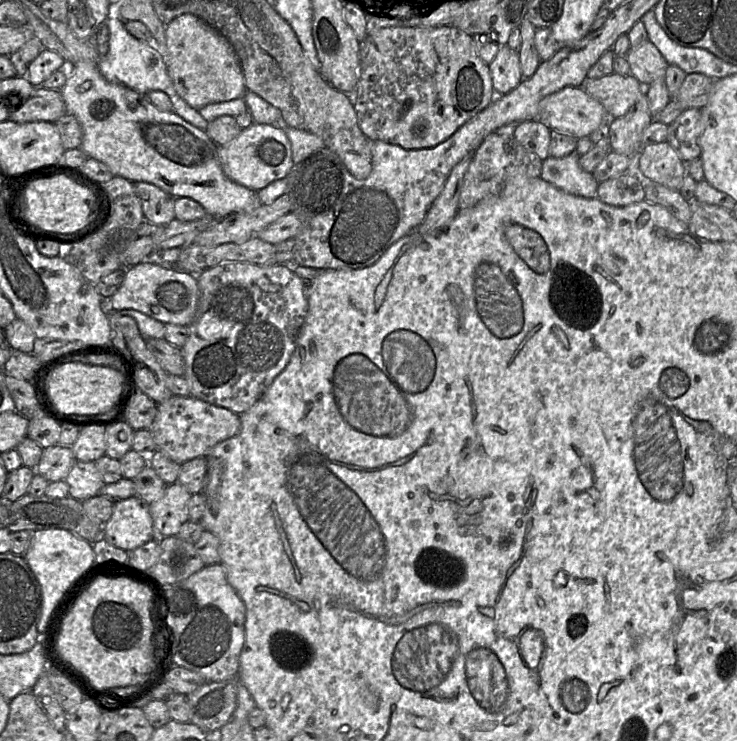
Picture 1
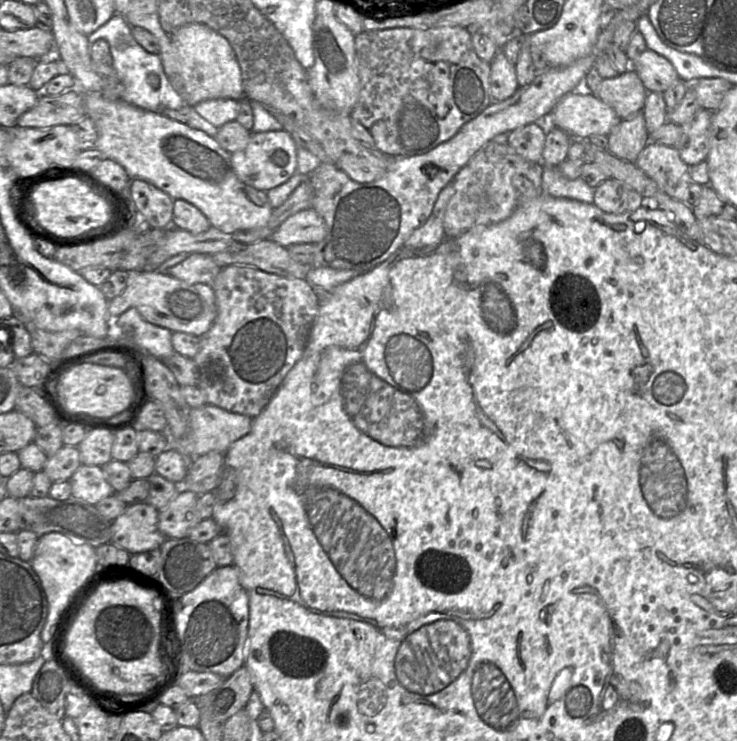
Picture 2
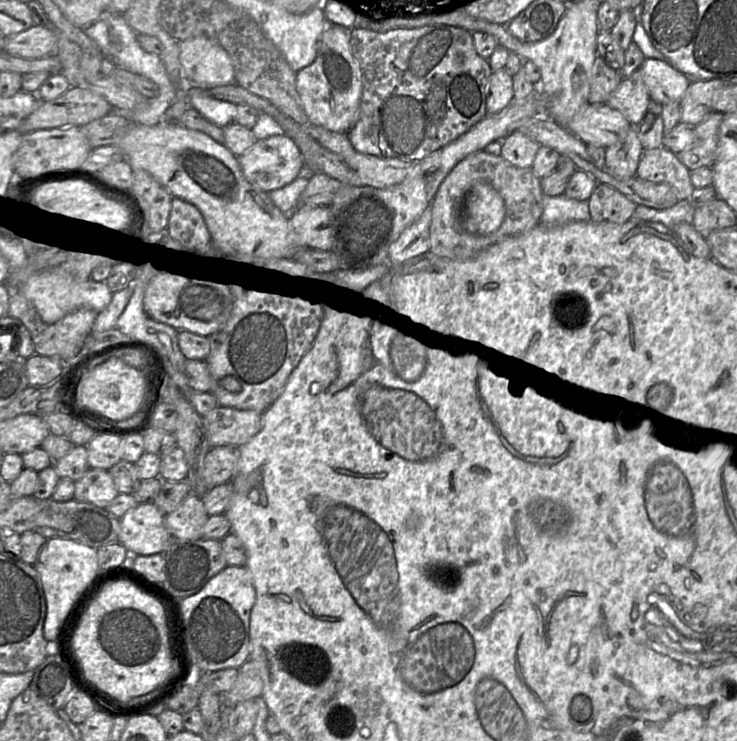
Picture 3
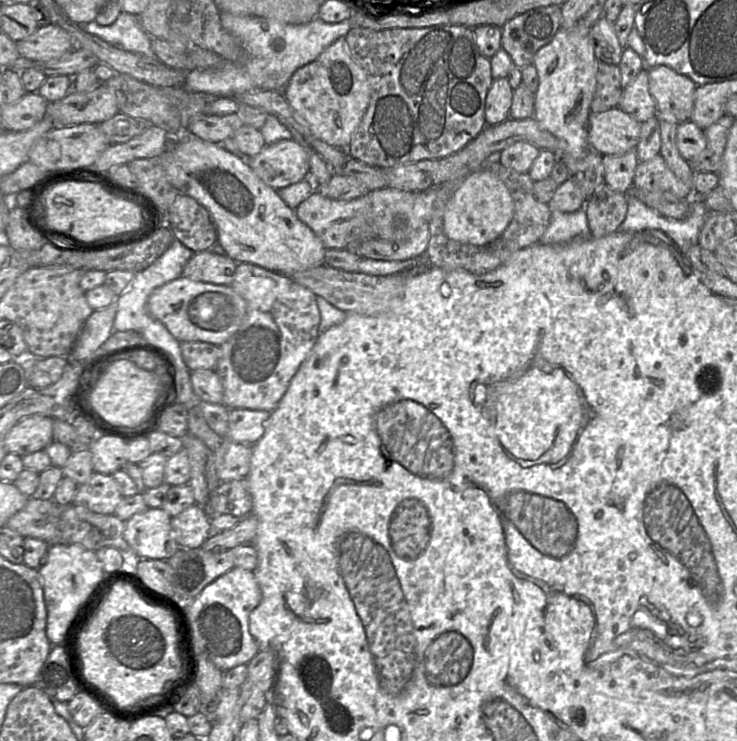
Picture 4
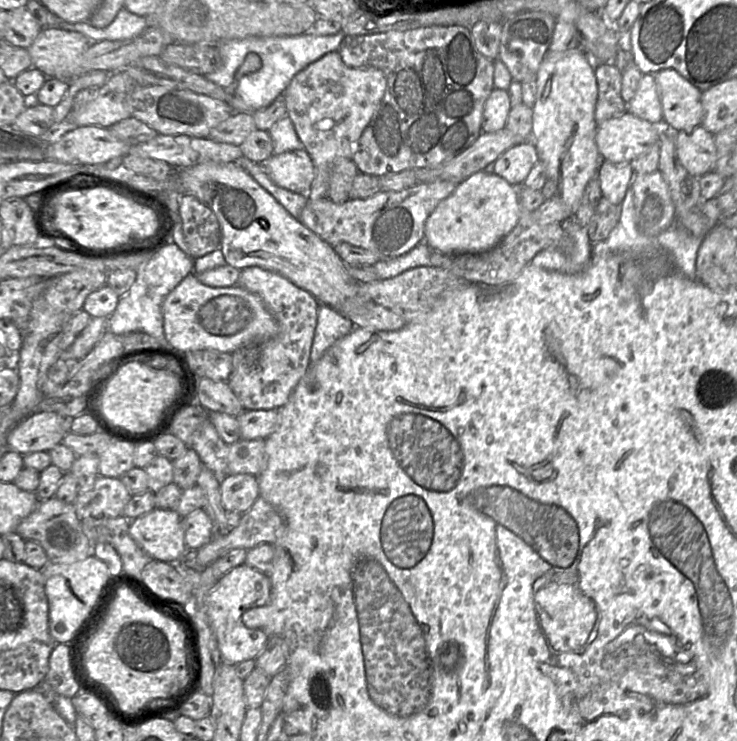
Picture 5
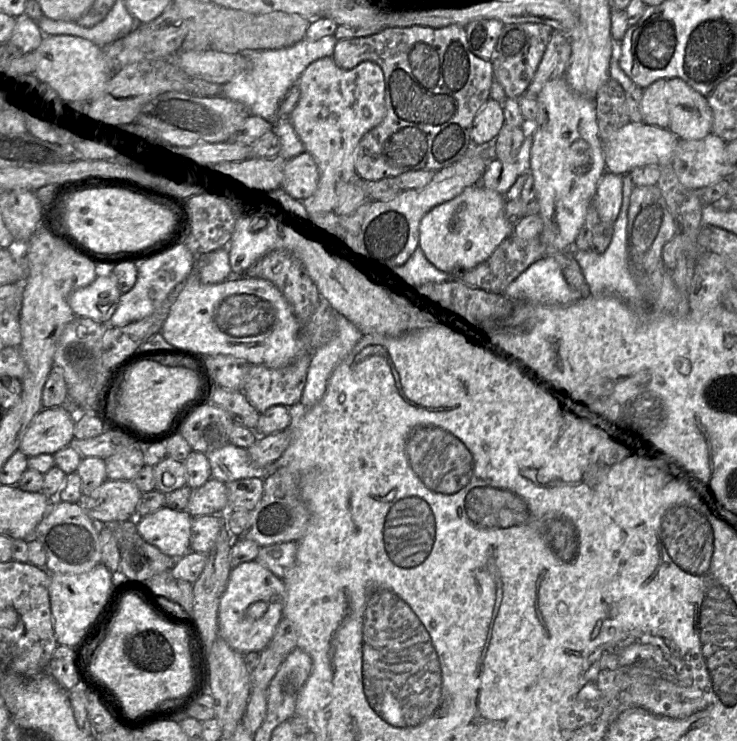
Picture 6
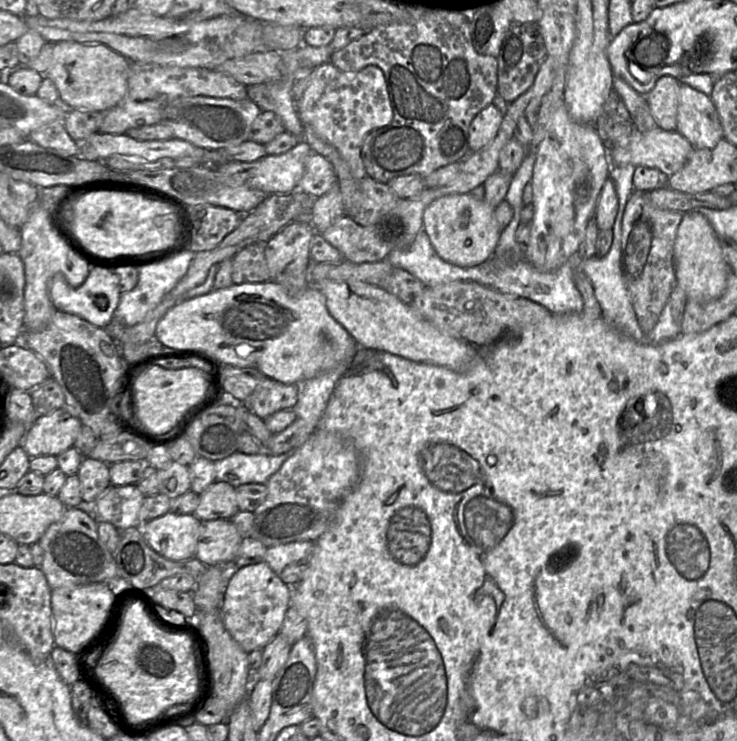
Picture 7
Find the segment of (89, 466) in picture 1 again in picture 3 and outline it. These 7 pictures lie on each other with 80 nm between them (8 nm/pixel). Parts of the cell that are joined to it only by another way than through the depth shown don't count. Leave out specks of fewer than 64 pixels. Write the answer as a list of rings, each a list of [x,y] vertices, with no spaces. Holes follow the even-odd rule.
[[[89,468],[78,480],[74,481],[73,499],[89,502],[97,507],[106,508],[119,494],[108,470]]]

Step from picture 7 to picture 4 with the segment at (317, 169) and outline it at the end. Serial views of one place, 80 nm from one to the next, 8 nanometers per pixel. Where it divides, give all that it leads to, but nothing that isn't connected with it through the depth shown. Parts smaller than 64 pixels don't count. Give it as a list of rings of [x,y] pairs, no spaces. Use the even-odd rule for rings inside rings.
[[[293,139],[266,144],[248,166],[269,187],[280,190],[306,178],[310,167],[305,149]]]

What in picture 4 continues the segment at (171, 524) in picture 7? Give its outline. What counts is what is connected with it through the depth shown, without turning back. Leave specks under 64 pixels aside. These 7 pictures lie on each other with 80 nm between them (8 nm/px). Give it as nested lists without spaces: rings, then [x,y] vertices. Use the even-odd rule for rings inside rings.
[[[148,507],[143,512],[133,515],[126,521],[124,538],[139,558],[167,560],[180,548],[174,538],[171,516],[160,508]]]

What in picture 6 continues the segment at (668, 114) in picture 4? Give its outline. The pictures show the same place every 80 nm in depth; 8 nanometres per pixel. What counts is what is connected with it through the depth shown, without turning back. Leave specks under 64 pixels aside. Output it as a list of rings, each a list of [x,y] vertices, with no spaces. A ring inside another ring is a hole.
[[[681,78],[667,80],[668,129],[684,140],[700,140],[712,133],[713,113],[707,97]]]

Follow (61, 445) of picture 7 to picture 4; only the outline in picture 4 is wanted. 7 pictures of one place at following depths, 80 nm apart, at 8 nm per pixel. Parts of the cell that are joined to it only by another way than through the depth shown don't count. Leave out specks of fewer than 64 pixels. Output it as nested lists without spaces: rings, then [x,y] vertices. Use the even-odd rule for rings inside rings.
[[[30,415],[21,419],[5,437],[6,451],[23,457],[45,450],[54,441],[53,422],[53,418],[42,415]]]

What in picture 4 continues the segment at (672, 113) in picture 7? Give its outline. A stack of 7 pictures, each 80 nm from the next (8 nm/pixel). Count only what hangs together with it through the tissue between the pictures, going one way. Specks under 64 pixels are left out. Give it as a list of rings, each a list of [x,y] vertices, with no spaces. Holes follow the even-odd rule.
[[[642,69],[623,89],[618,107],[640,123],[657,115],[657,107],[649,91],[648,69]]]

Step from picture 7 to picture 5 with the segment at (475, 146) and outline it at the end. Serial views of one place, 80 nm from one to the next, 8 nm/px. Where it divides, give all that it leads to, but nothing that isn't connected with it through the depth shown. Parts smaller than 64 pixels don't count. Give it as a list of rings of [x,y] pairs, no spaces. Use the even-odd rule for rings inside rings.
[[[493,88],[484,104],[482,116],[482,132],[491,133],[506,126],[511,110],[508,90]]]

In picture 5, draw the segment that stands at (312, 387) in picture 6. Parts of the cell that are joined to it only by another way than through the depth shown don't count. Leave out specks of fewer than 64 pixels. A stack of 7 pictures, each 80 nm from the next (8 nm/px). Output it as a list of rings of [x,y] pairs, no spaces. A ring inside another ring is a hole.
[[[319,304],[309,364],[316,363],[328,348],[354,328],[354,324],[348,318],[325,304]]]

